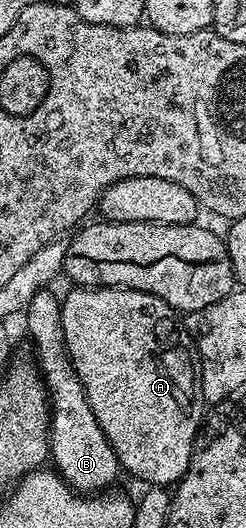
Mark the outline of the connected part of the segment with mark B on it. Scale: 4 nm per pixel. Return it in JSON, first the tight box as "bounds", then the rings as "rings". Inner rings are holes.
{"bounds":[24,288,120,492],"rings":[[[47,288],[36,292],[24,311],[26,330],[34,341],[38,352],[36,364],[42,372],[42,381],[46,384],[46,393],[50,395],[50,441],[48,458],[53,469],[76,492],[106,492],[120,475],[118,457],[108,444],[108,436],[96,424],[92,408],[88,404],[86,389],[80,376],[66,353],[64,328],[62,327],[62,304],[59,295]]]}

